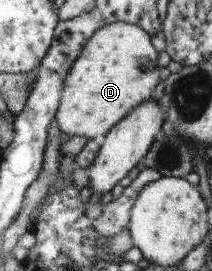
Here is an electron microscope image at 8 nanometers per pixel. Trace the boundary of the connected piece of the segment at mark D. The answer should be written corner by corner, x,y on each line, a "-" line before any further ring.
116,22
99,30
84,47
81,56
70,68
65,84
62,84
62,97
56,110
56,123
67,136
101,140
117,126
138,104
152,98
152,90
160,82
158,52
154,50
148,34
136,24

